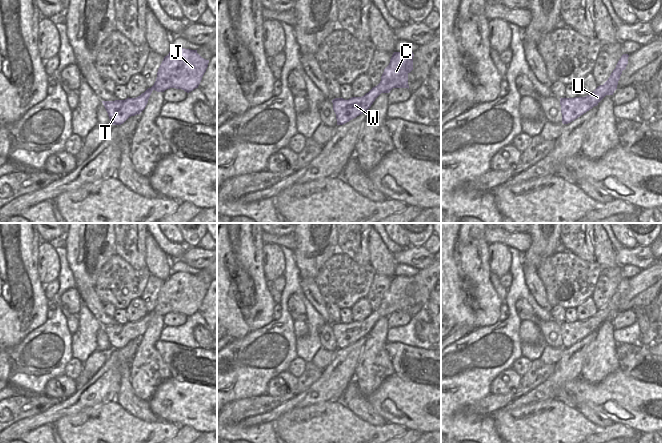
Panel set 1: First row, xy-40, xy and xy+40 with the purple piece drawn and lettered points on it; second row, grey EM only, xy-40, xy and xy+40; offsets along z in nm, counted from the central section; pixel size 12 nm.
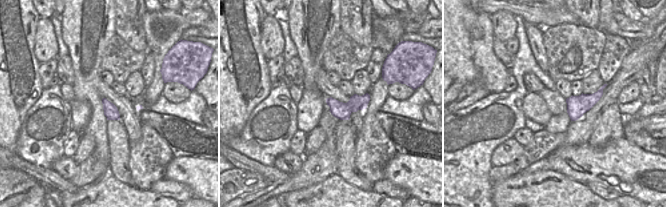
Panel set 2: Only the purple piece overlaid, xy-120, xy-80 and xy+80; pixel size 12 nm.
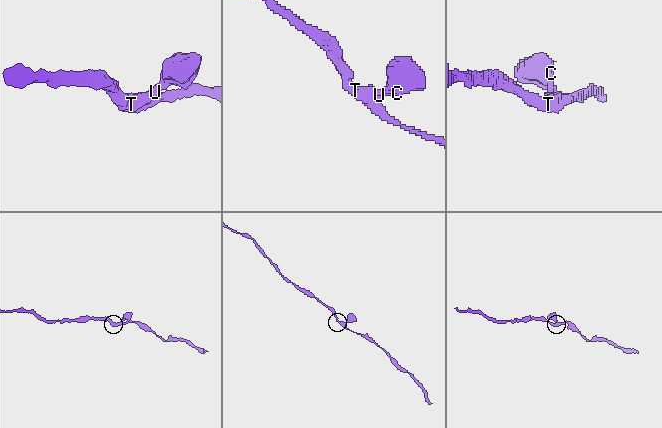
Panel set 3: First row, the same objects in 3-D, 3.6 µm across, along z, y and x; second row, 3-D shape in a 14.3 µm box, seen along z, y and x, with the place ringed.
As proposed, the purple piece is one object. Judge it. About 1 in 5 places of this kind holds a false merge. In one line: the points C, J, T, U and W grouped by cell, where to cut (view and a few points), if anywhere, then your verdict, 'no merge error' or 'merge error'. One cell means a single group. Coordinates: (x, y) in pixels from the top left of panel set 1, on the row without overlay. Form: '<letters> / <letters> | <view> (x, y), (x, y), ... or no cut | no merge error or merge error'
C J T U W | no cut | no merge error

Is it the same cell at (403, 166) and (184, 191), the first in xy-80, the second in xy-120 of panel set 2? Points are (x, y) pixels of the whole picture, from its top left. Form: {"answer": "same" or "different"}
{"answer": "different"}

